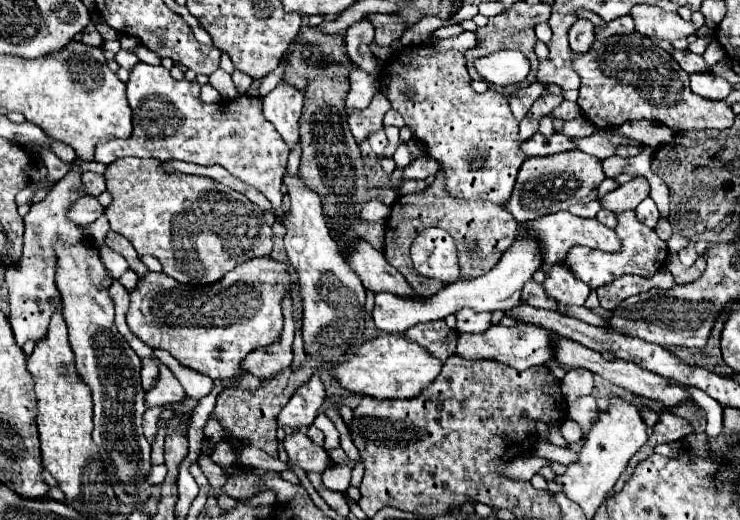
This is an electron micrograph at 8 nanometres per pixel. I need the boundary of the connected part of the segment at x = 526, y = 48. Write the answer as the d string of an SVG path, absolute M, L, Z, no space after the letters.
M525 1L515 3L509 11L491 17L489 23L487 23L485 27L479 27L479 29L475 31L477 45L465 51L465 57L469 59L469 75L475 73L475 71L473 71L473 65L471 65L471 61L473 61L475 57L481 57L481 55L487 55L487 53L493 53L493 51L499 51L499 49L519 49L519 51L525 53L525 55L529 57L529 61L531 61L531 73L527 75L527 79L525 79L523 83L511 85L511 87L497 87L497 85L491 85L491 89L495 89L497 93L503 93L503 95L513 95L513 93L517 93L517 91L529 87L531 83L535 83L537 69L539 69L539 61L537 61L537 57L535 57L535 41L537 41L537 39L535 39L535 29L533 29L533 27L535 27L537 23L549 21L549 17L551 17L551 7L549 7L549 5L545 5L545 3L529 5L529 3L525 3Z

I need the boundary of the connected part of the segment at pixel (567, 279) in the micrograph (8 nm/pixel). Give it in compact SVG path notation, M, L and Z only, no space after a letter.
M563 263L551 267L543 285L553 299L569 305L583 305L591 291L589 285L579 281L575 275L571 275L571 269L567 269L567 265Z

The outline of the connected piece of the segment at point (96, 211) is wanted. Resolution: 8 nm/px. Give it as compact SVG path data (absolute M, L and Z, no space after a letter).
M81 197L73 207L71 207L71 221L79 225L91 225L105 213L103 205L97 201L97 197Z

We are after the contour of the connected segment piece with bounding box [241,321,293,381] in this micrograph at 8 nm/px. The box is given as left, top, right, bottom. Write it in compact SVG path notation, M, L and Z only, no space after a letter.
M285 321L281 339L269 347L257 349L257 353L249 353L245 357L243 371L253 373L255 377L259 377L261 381L279 375L283 369L287 369L293 361L293 353L291 353L291 343L293 343L293 321Z

